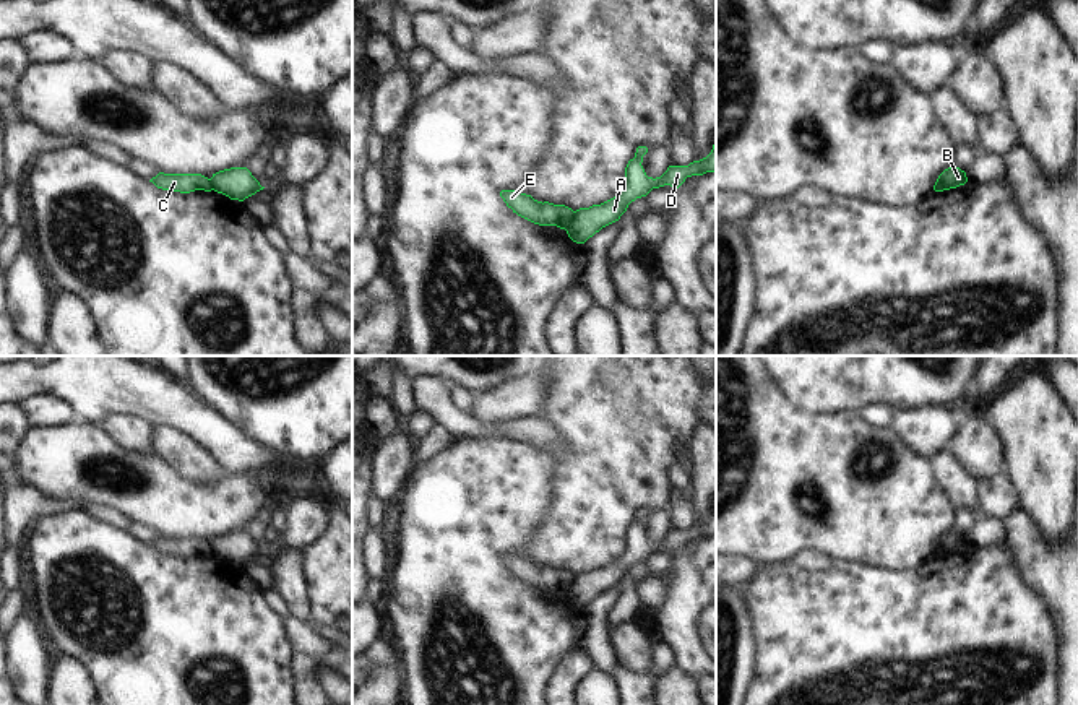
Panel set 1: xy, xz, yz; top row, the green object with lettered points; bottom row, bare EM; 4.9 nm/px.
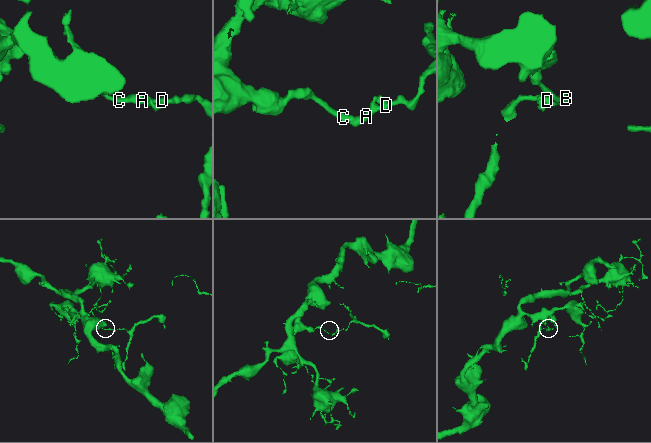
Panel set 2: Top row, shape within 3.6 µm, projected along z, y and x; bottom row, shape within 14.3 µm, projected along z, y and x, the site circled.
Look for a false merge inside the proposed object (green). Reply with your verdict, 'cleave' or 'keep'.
cleave

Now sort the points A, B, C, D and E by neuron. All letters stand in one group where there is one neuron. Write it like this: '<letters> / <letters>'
A B D / C E

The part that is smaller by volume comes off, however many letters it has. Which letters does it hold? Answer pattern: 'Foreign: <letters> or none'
Foreign: A, B, D

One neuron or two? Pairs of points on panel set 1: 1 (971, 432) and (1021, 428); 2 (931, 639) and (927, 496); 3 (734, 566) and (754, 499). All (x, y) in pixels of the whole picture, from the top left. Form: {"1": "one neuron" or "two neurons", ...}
{"1": "two neurons", "2": "two neurons", "3": "two neurons"}

